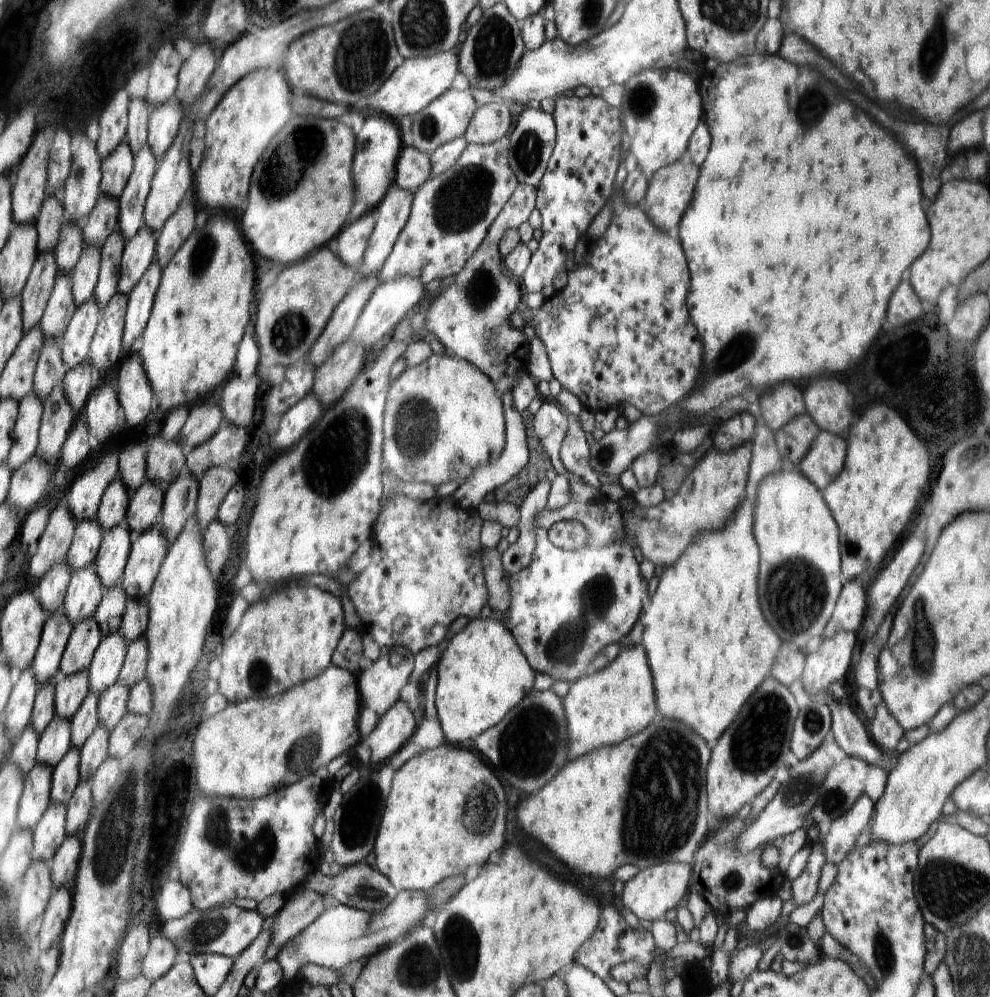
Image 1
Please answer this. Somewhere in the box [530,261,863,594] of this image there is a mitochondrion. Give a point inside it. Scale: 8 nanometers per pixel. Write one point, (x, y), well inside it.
(734, 352)

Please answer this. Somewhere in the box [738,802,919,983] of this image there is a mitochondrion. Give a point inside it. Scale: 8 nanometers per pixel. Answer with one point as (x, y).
(884, 958)

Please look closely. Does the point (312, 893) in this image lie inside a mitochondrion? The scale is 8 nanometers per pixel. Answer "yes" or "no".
no

